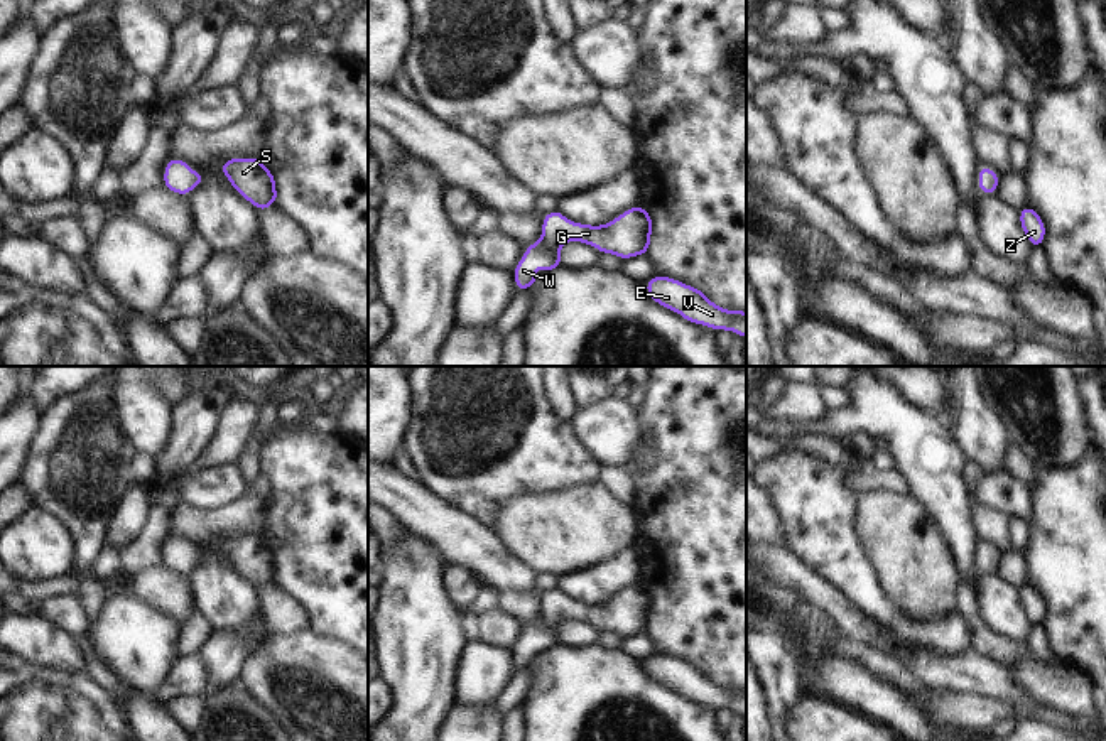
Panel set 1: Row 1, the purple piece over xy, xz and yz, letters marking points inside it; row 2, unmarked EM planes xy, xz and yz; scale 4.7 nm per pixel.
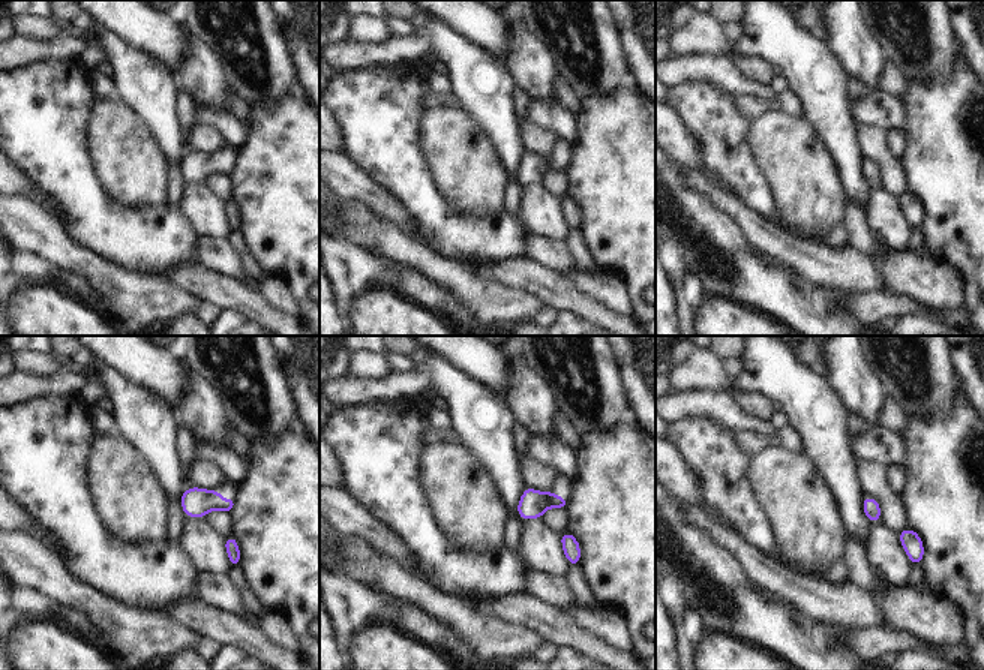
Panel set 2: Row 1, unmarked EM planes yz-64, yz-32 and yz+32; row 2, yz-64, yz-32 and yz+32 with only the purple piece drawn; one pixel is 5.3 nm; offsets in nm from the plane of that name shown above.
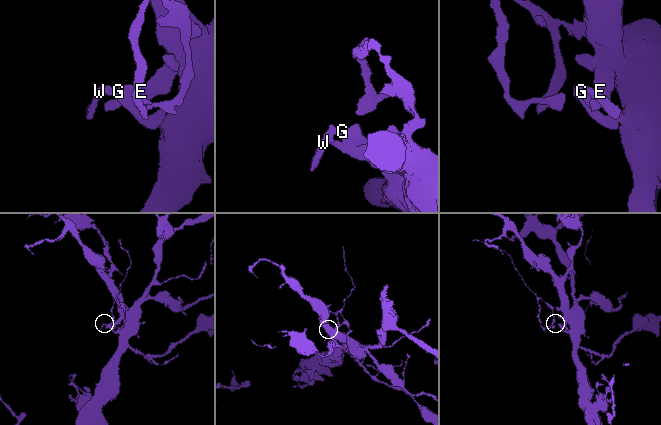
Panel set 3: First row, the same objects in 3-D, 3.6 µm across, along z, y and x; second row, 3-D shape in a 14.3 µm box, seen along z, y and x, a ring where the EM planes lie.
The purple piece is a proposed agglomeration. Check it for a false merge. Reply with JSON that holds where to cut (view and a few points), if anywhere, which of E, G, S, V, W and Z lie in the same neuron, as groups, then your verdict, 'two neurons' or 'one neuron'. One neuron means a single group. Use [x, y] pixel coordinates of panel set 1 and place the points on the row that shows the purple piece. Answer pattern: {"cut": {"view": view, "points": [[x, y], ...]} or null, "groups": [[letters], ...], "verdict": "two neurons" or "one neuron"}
{"cut": null, "groups": [["E", "G", "S", "V", "W", "Z"]], "verdict": "one neuron"}

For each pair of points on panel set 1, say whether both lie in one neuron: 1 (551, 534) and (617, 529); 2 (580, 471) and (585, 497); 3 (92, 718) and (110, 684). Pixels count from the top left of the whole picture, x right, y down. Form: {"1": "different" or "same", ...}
{"1": "same", "2": "different", "3": "different"}

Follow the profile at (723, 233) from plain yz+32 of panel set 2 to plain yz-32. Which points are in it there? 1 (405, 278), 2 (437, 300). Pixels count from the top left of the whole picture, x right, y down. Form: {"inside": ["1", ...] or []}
{"inside": ["1", "2"]}

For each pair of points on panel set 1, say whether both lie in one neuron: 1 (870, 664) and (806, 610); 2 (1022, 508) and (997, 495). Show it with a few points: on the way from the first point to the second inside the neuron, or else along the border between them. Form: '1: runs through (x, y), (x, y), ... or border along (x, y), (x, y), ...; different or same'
1: border along (826, 627), (821, 647), (828, 654), (848, 660); different
2: runs through (1015, 502), (1003, 497); same

